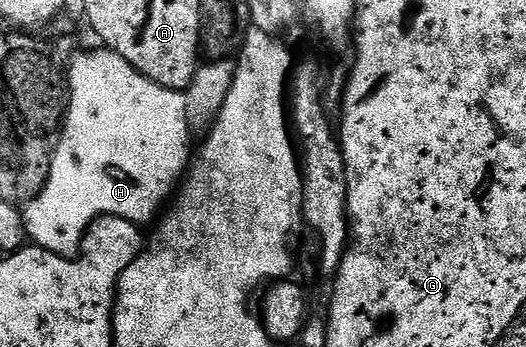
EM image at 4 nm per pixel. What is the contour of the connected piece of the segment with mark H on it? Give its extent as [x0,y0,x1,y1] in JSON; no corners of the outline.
[23,49,192,259]

